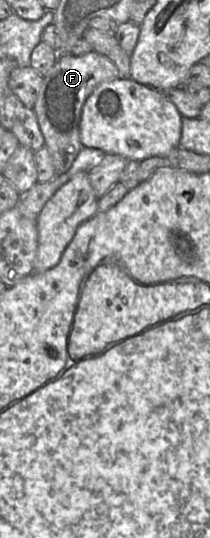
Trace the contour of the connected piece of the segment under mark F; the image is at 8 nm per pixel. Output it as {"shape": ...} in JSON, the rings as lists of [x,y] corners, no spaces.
{"shape":[[[94,51],[81,56],[60,55],[54,66],[41,74],[43,83],[33,106],[45,146],[53,157],[56,174],[67,172],[84,146],[80,141],[80,121],[85,101],[101,83],[122,78],[115,64]]]}

